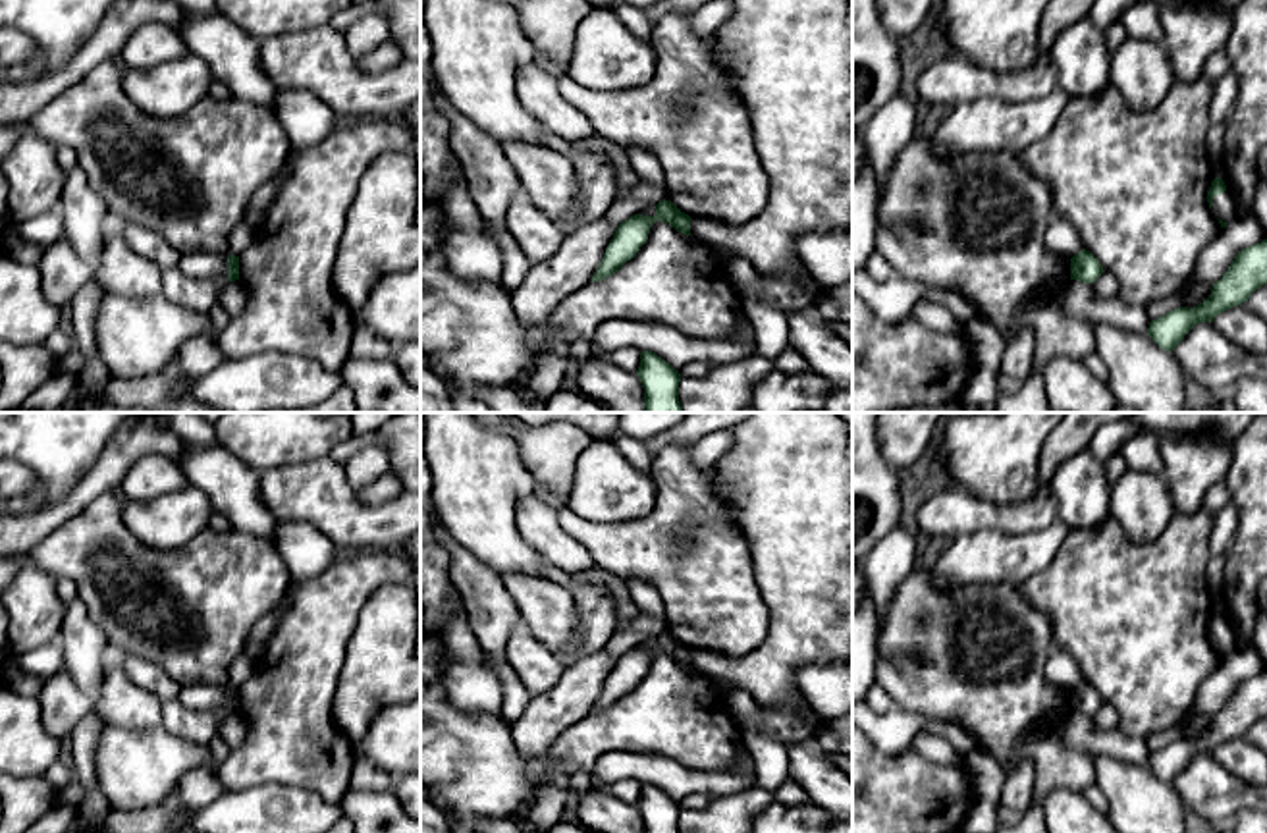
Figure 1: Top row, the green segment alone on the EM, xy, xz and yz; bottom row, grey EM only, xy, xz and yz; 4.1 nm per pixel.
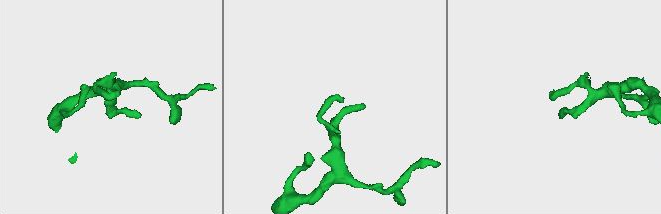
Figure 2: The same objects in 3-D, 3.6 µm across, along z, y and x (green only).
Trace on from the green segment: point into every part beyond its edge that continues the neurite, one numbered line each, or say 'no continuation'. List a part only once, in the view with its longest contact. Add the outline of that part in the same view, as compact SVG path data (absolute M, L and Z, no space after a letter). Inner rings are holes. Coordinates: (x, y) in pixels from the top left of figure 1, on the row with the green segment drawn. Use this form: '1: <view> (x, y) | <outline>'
no continuation

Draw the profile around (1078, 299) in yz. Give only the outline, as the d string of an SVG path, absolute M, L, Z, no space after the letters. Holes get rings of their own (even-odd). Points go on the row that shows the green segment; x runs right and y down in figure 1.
M1070 280L1055 297L1047 299L1045 303L1055 303L1063 309L1063 312L1084 318L1092 324L1105 322L1136 334L1147 334L1151 322L1142 307L1124 305L1119 297L1099 297L1093 291L1092 283L1084 283L1078 280Z

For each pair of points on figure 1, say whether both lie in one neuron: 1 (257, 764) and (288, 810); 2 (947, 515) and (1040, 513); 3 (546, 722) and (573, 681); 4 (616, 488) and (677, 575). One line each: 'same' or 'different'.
1: different
2: same
3: same
4: different

